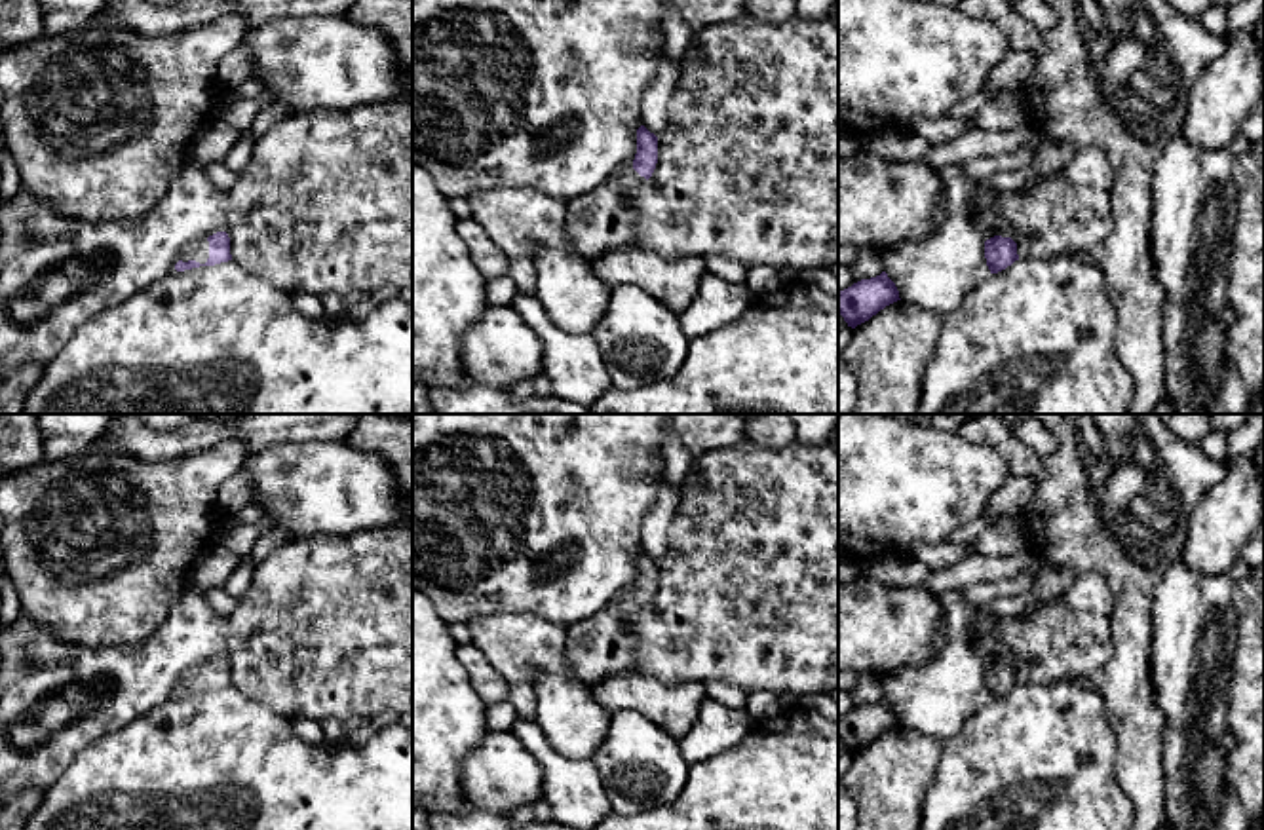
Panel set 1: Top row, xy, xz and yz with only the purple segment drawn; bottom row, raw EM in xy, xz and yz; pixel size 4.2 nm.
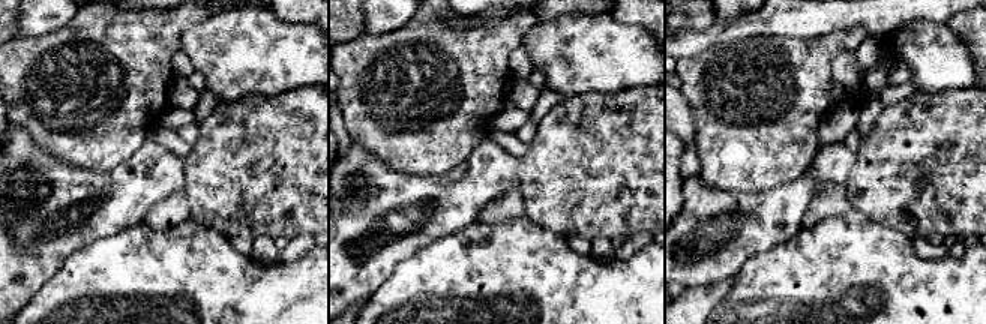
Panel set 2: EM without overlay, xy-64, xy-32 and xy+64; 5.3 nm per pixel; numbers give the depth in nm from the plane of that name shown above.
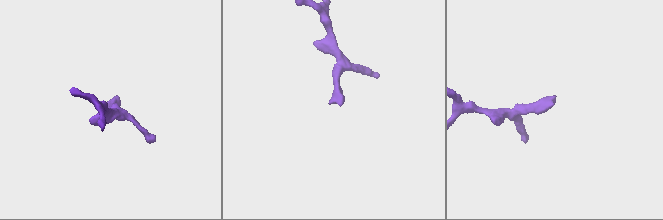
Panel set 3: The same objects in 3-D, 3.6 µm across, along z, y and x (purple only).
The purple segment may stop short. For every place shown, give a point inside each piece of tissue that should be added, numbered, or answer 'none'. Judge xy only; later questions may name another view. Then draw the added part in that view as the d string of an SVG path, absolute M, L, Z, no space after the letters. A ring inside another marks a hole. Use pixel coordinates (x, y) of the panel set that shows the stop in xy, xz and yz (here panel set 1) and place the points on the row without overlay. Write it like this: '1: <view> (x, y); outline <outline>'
1: xy (198, 675); outline M207 663L203 665L196 665L190 670L184 672L181 686L188 688L188 686L196 686L200 689L205 689L209 684L209 667Z

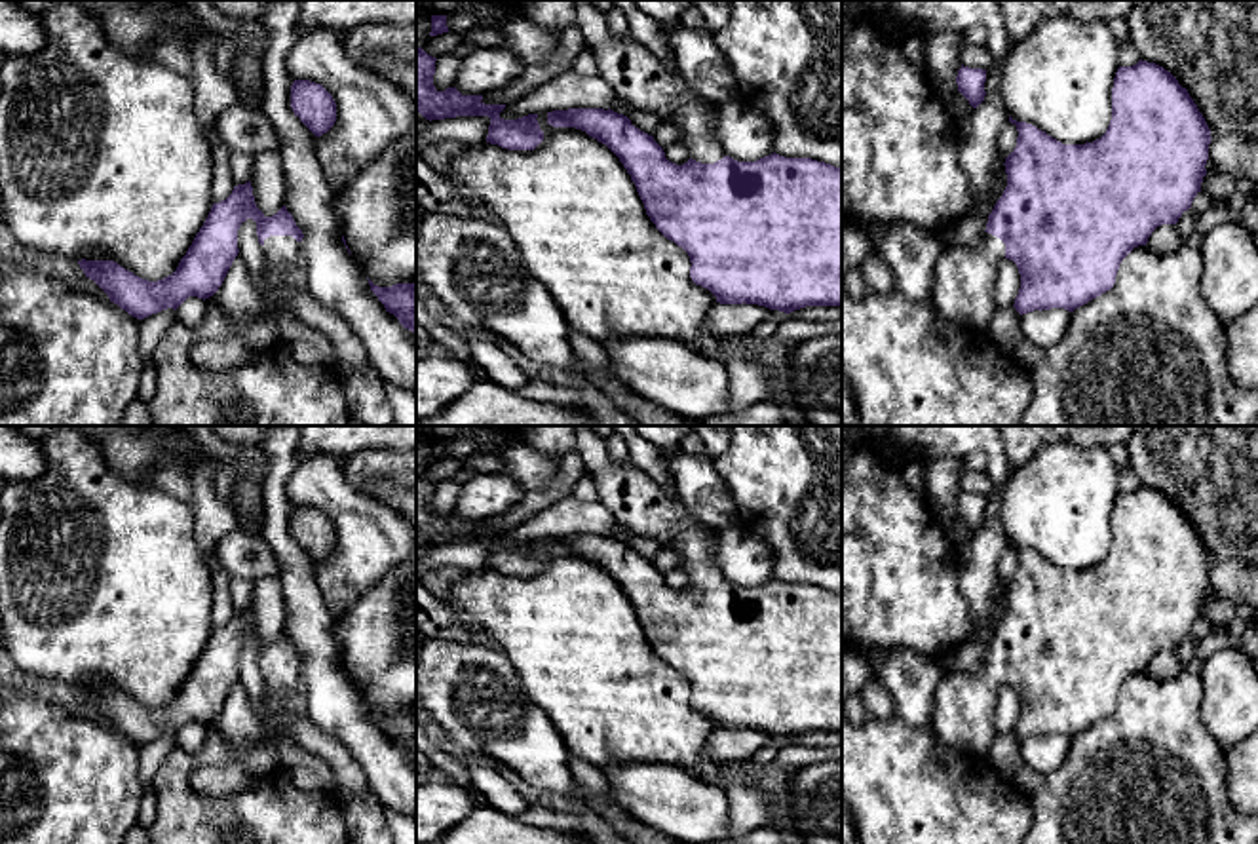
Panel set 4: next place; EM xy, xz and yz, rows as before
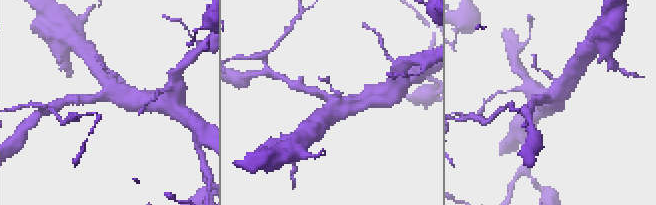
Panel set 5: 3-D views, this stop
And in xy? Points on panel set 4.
1: xy (282, 700); outline M293 662L264 665L266 694L260 722L272 739L291 739L283 720L308 717L306 696L296 692L298 667Z

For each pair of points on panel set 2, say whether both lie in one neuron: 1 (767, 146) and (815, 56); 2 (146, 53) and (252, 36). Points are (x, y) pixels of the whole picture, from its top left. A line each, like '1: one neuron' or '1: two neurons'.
1: one neuron
2: two neurons

